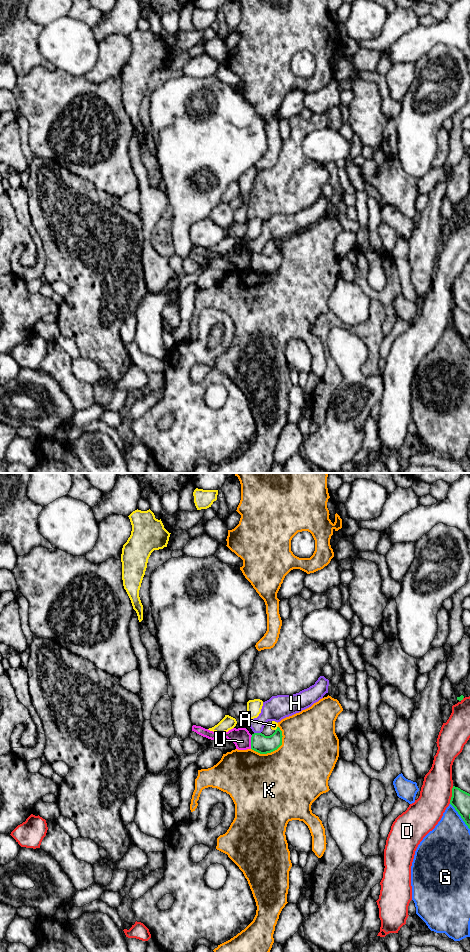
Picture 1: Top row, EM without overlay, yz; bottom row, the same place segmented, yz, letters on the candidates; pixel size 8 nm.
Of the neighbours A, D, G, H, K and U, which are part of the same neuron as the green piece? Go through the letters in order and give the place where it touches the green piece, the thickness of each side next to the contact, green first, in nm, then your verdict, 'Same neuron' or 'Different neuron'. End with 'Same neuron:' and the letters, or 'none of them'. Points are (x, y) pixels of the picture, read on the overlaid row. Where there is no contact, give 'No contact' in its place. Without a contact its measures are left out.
A: Touches green at yz (277, 728). Thickness 150 nm (green) against 50 nm. Different neuron
D: Touches green at yz (452, 795). Thickness 160 nm (green) against 260 nm. Different neuron
G: Touches green at yz (460, 815). Thickness 160 nm (green) against 340 nm. Different neuron
H: Touches green at yz (257, 733). Thickness 150 nm (green) against 190 nm. Different neuron
K: Touches green at yz (272, 751). Thickness 150 nm (green) against 500 nm. Different neuron
U: Touches green at yz (251, 742). Thickness 150 nm (green) against 150 nm. Different neuron
Same neuron: none of them

